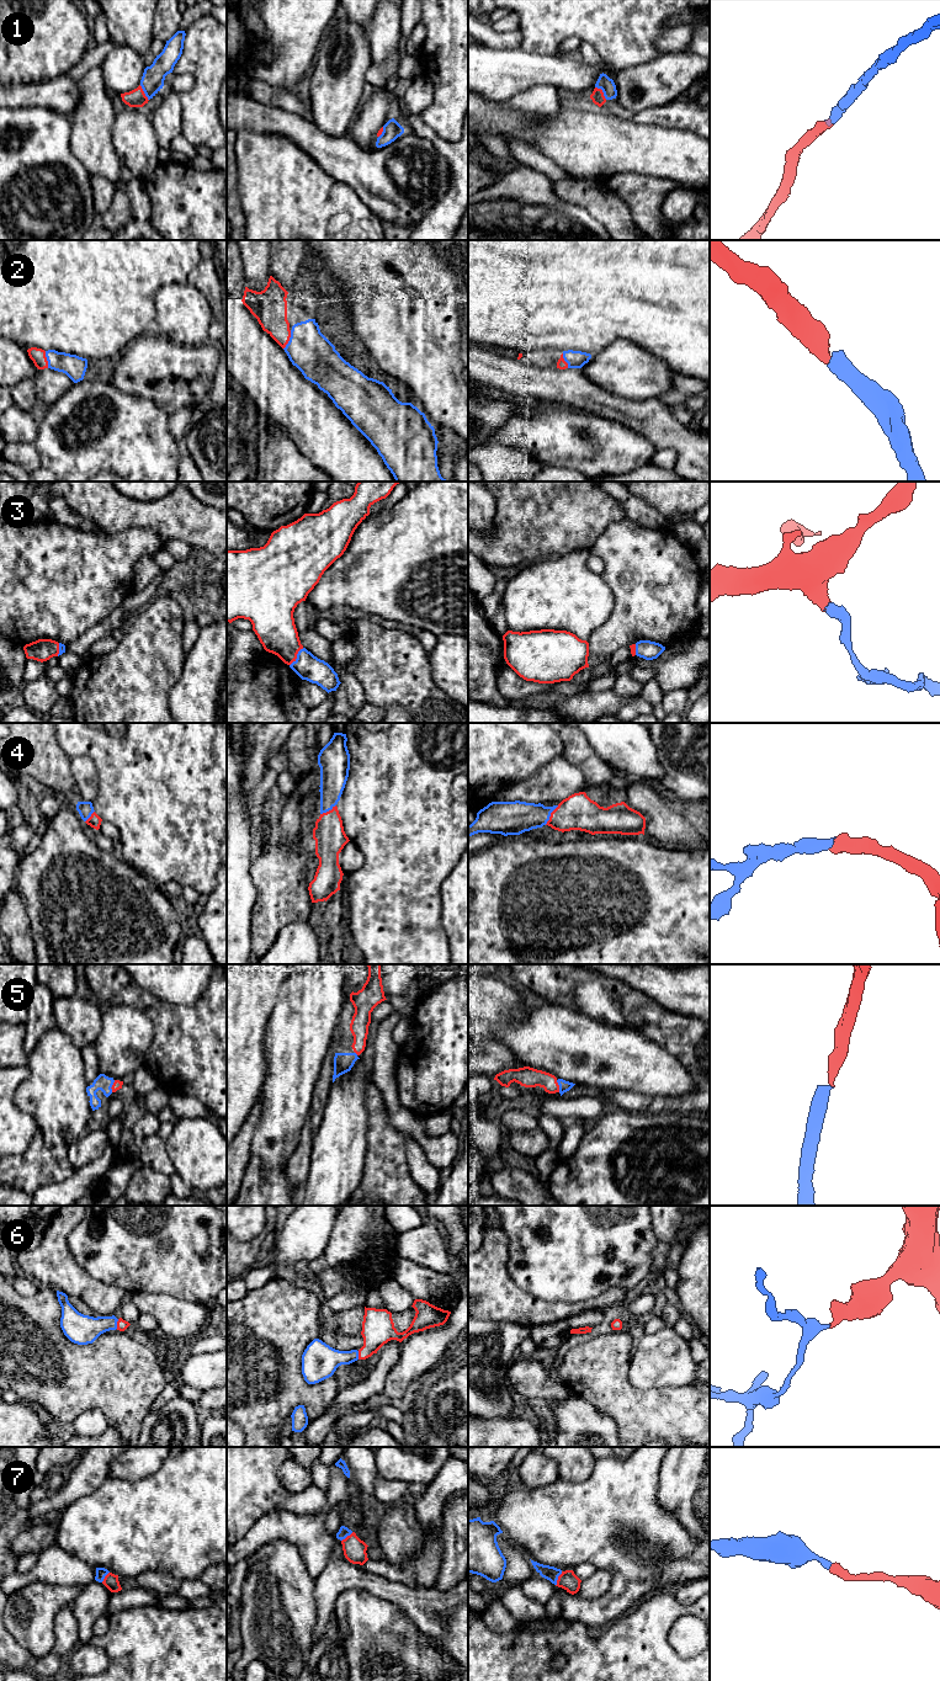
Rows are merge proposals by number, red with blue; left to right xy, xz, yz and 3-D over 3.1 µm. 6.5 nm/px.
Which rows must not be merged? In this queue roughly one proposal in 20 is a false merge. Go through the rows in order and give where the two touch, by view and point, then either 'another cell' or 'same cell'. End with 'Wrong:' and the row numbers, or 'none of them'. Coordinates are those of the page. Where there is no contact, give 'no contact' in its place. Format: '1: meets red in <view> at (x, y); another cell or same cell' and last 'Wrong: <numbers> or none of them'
1: meets red in yz at (601, 91); same cell
2: meets red in xz at (288, 340); same cell
3: meets red in xz at (296, 657); same cell
4: meets red in yz at (551, 815); same cell
5: meets red in xy at (112, 1086); same cell
6: meets red in xy at (117, 1324); same cell
7: meets red in yz at (558, 1579); same cell
Wrong: none of them

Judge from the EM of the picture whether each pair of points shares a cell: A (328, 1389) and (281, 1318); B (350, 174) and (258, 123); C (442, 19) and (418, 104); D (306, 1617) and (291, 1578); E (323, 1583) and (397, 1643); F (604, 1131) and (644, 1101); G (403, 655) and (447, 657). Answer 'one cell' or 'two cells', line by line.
A: one cell
B: one cell
C: two cells
D: one cell
E: two cells
F: two cells
G: two cells

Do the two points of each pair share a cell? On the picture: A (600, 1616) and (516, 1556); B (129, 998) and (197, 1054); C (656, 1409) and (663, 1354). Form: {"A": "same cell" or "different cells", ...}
{"A": "different cells", "B": "same cell", "C": "different cells"}

